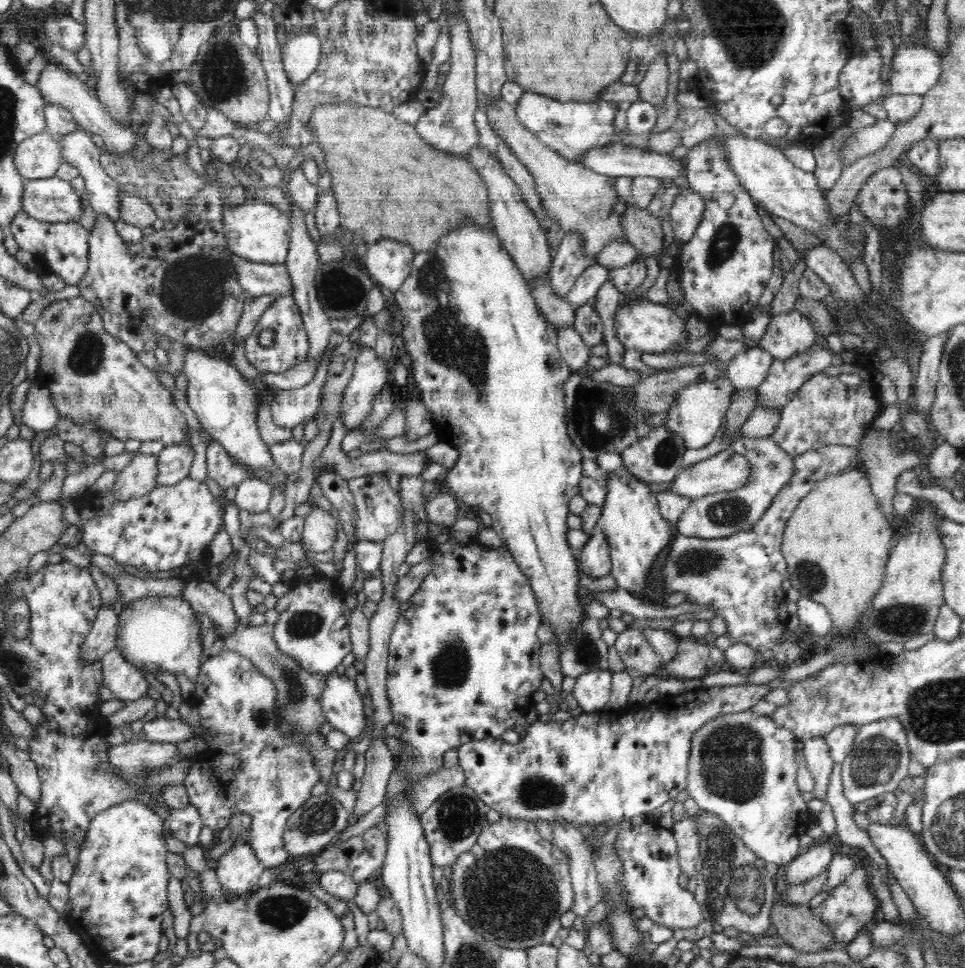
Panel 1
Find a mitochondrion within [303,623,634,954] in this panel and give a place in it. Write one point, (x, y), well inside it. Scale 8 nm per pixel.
(512, 895)

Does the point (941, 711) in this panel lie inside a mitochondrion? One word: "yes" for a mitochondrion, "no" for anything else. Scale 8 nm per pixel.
yes

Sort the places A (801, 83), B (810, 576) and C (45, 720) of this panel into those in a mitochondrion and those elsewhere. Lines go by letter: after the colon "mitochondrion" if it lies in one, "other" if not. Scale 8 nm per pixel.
A: other
B: mitochondrion
C: other

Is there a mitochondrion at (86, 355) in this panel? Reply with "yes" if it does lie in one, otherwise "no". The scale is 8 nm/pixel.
yes

